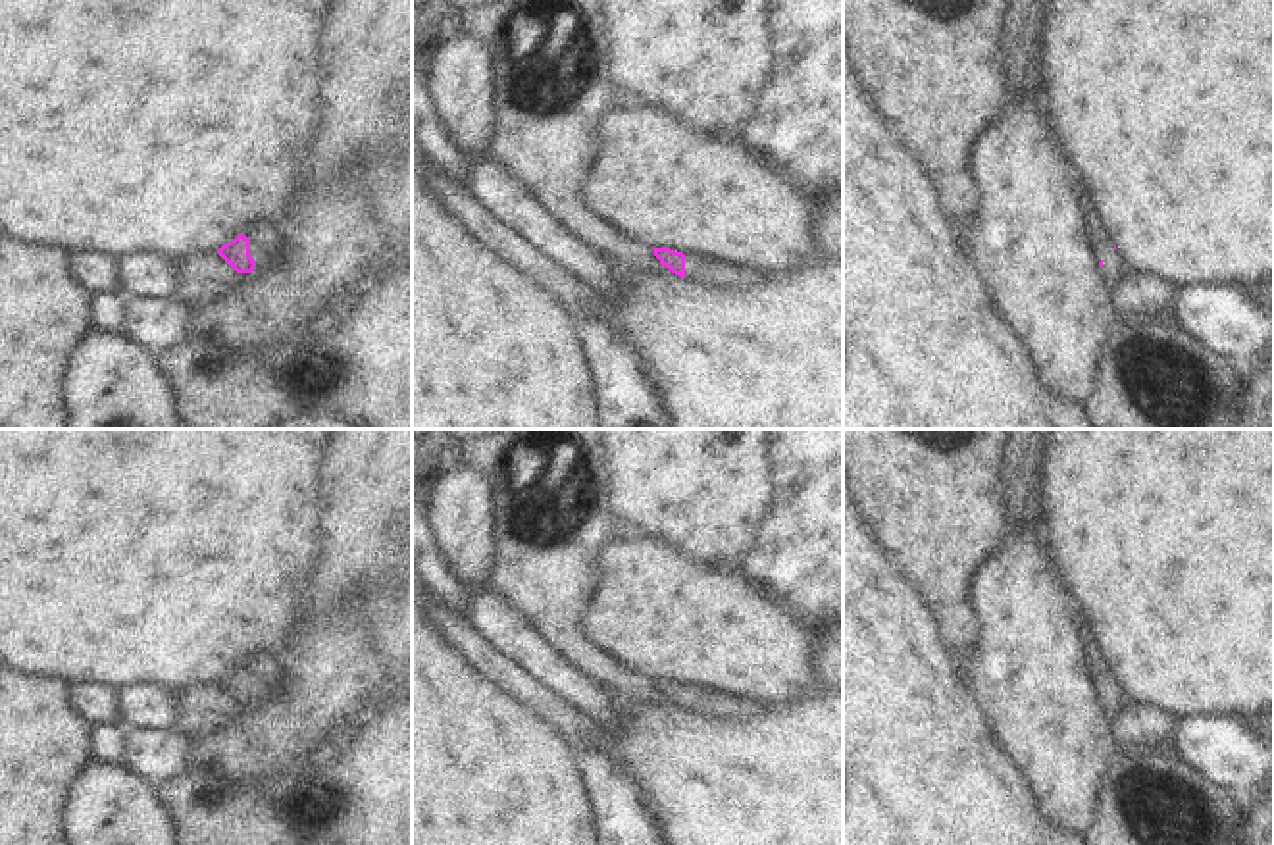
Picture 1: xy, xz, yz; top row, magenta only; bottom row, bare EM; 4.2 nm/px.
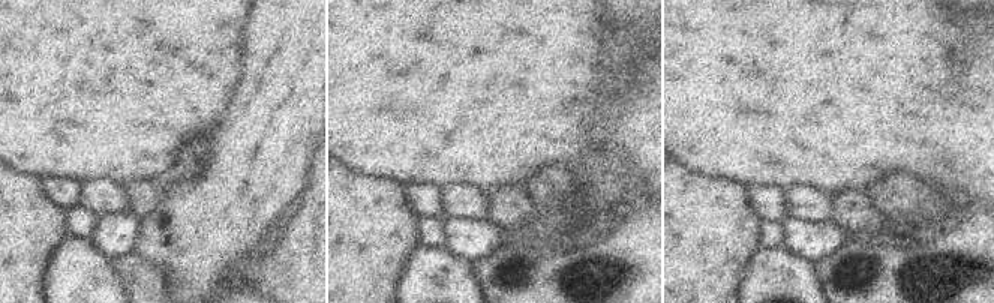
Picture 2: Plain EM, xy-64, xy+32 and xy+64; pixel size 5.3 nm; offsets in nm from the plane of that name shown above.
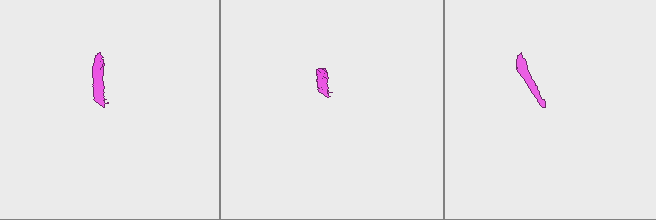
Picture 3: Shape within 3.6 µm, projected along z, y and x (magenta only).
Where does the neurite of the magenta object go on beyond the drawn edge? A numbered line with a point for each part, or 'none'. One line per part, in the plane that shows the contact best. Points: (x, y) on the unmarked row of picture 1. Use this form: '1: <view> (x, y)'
1: xy (266, 676)

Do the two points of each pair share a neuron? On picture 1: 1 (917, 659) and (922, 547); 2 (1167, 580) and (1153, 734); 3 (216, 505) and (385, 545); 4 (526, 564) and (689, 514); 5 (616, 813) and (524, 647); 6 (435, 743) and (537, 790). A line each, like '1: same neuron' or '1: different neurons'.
1: different neurons
2: different neurons
3: different neurons
4: different neurons
5: different neurons
6: same neuron

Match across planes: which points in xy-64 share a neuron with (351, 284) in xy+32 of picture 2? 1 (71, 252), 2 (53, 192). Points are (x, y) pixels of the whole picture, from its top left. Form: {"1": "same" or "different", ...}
{"1": "different", "2": "different"}

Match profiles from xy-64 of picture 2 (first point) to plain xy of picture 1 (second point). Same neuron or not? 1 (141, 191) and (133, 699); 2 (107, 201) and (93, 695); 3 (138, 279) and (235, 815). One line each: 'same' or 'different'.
1: different
2: different
3: same

